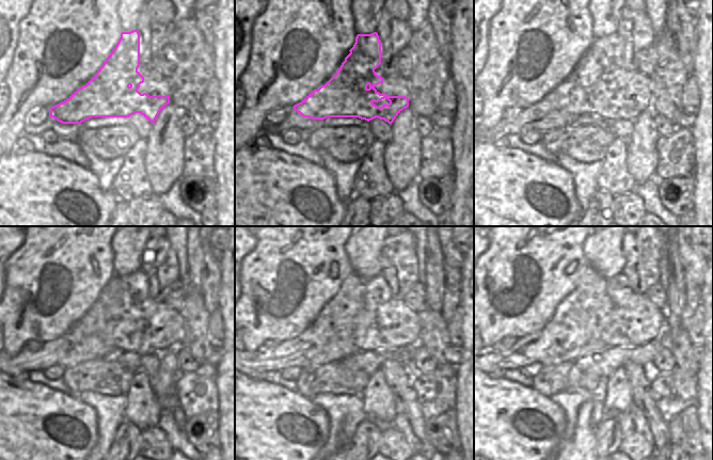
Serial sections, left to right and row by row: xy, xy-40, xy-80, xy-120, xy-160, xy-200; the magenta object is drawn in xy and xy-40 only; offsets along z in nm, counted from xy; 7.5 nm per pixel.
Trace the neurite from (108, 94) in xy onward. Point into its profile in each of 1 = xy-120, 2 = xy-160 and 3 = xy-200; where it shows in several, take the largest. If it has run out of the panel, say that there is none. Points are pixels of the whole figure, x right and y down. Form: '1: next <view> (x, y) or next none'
1: next xy-120 (110, 322)
2: next xy-160 (401, 314)
3: next xy-200 (642, 308)

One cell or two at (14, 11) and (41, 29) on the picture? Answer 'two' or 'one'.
two

